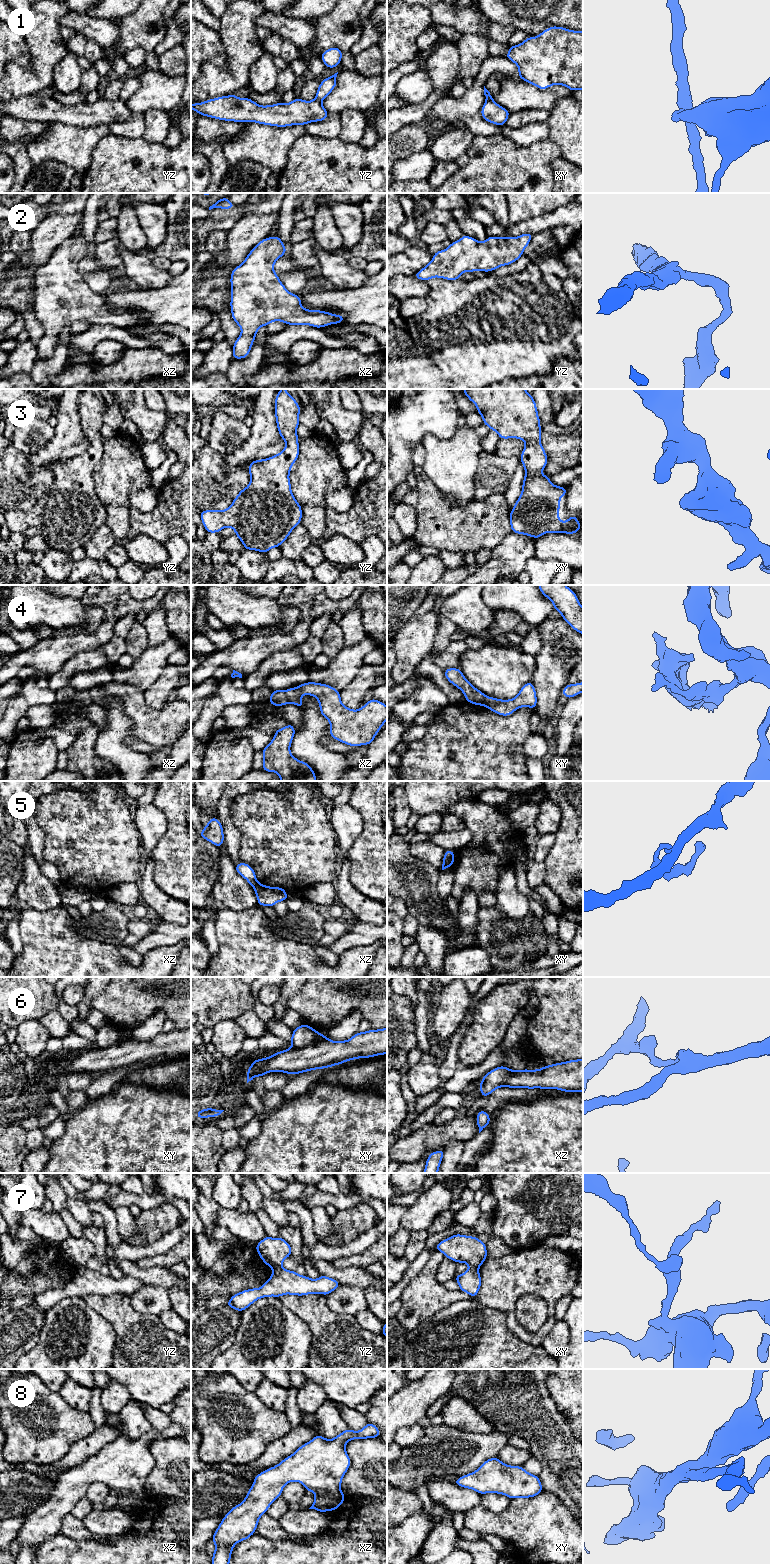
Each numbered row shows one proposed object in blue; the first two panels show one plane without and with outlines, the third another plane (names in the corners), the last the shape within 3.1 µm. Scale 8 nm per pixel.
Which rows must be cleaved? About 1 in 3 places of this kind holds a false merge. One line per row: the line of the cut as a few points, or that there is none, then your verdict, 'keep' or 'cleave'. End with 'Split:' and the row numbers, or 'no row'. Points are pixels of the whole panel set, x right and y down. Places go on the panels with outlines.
1: cut xy (492, 98), (486, 100); cleave
2: cut none; keep
3: cut none; keep
4: cut none; keep
5: cut xz (257, 882), (253, 886); cleave
6: cut xy (319, 1033), (307, 1045), (292, 1047); cleave
7: cut yz (281, 1266), (273, 1270); cleave
8: cut none; keep
Split: 1, 5, 6, 7

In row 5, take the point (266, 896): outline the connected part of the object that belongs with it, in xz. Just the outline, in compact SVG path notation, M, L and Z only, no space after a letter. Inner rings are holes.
M257 883L253 886L257 897L258 905L273 907L280 901L286 901L290 896L286 894L286 890L282 887L270 887Z

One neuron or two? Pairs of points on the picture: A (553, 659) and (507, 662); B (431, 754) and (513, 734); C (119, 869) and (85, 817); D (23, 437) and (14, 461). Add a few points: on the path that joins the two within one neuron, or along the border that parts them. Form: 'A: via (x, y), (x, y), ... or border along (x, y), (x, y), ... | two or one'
A: border along (535, 657), (535, 670), (530, 680) | two
B: via (451, 748), (488, 748), (493, 744) | one
C: via (109, 856), (85, 830) | one
D: border along (10, 439), (11, 443), (28, 457) | two

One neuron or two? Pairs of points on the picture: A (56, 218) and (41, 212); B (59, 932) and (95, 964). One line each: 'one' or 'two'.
A: two
B: one

